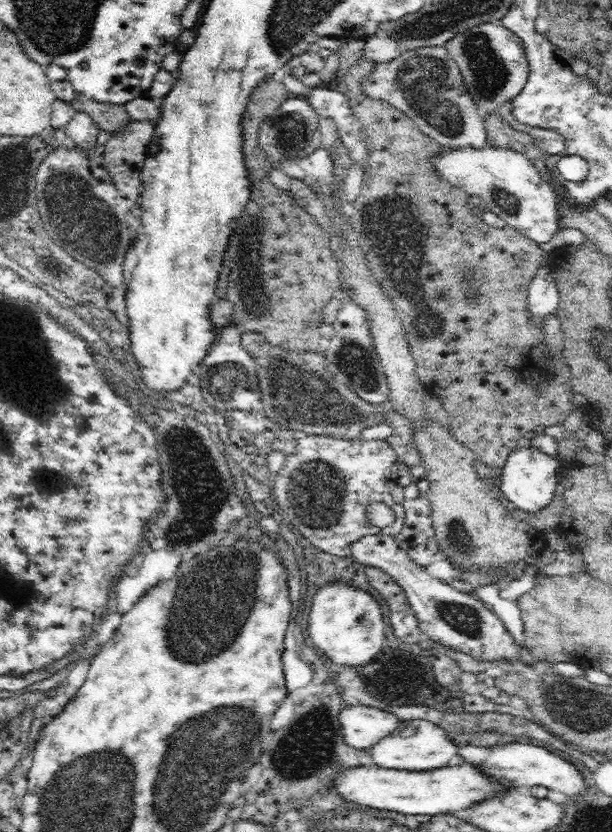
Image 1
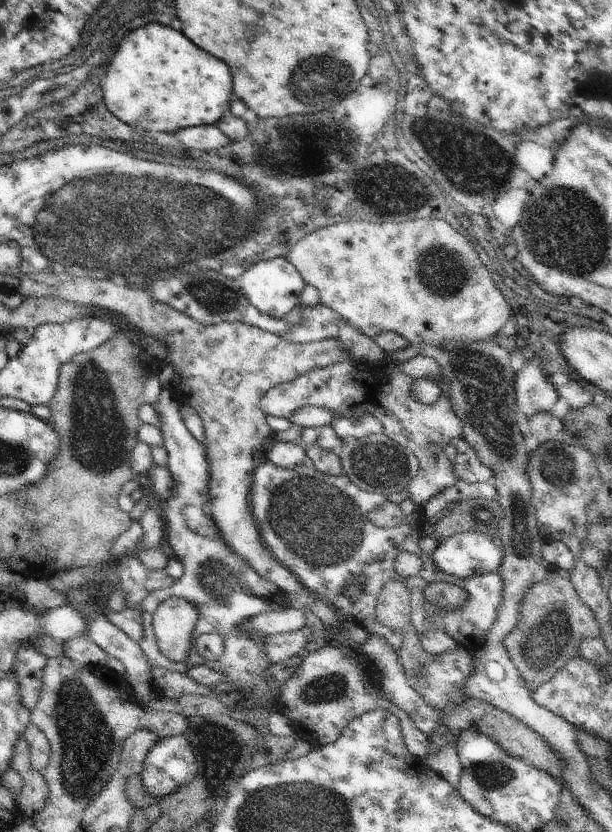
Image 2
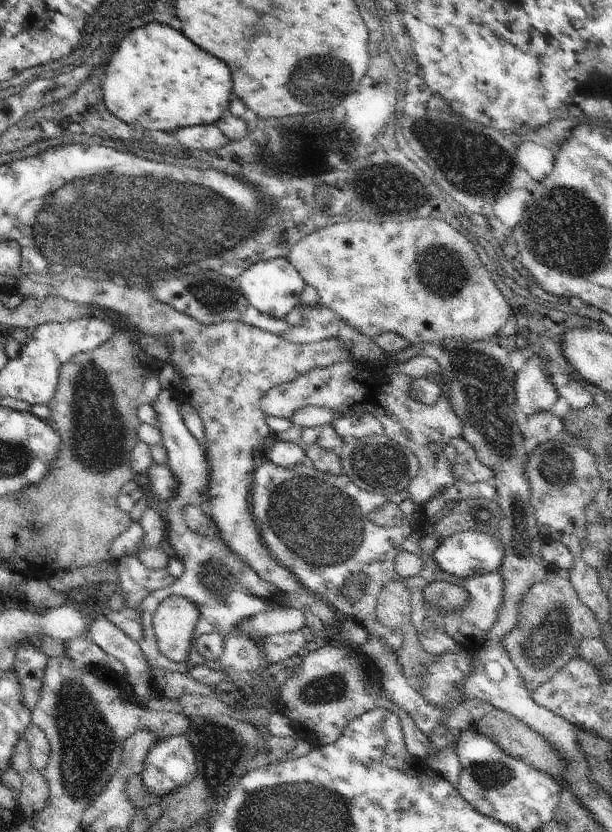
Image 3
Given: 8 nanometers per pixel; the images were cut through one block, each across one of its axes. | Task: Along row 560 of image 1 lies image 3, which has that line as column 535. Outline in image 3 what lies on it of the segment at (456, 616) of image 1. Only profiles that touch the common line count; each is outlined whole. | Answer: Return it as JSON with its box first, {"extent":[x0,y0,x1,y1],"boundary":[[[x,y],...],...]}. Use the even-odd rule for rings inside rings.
{"extent":[515,355,559,417],"boundary":[[[534,355],[524,363],[521,370],[515,376],[515,403],[527,417],[541,411],[552,411],[552,407],[559,398],[556,387],[551,380],[546,379],[545,359]]]}

